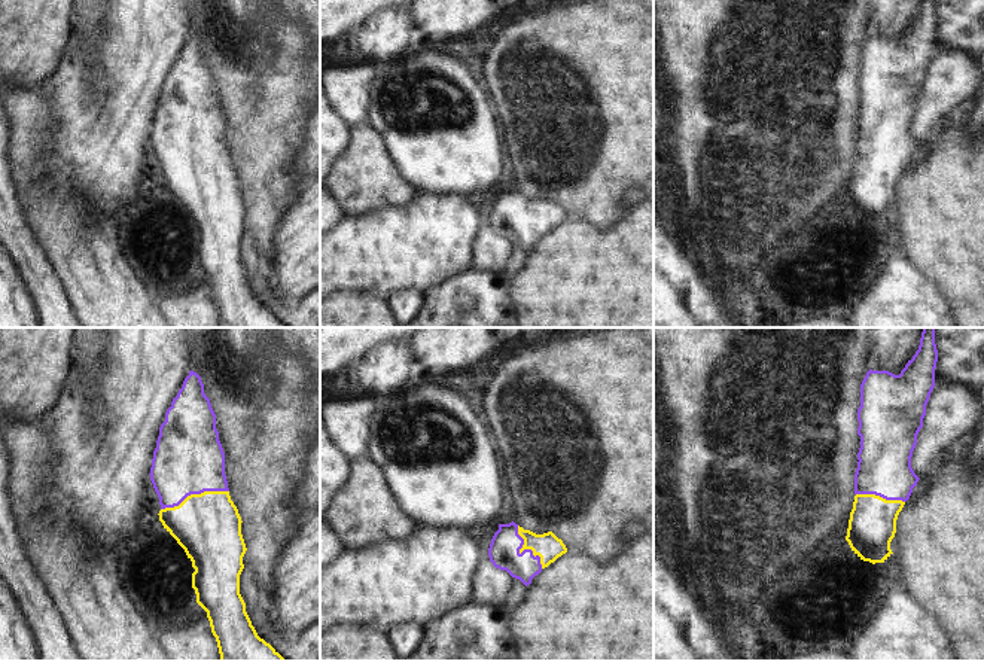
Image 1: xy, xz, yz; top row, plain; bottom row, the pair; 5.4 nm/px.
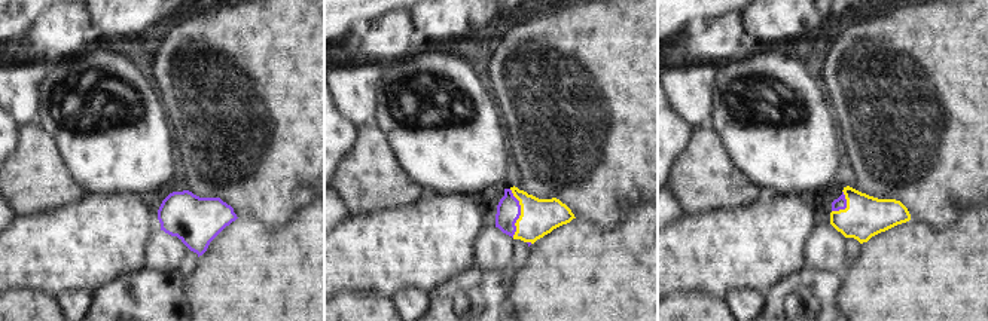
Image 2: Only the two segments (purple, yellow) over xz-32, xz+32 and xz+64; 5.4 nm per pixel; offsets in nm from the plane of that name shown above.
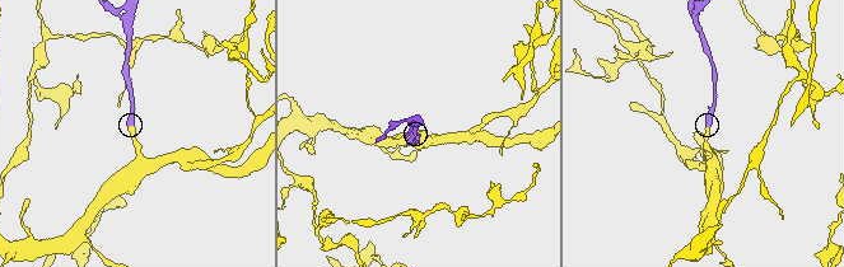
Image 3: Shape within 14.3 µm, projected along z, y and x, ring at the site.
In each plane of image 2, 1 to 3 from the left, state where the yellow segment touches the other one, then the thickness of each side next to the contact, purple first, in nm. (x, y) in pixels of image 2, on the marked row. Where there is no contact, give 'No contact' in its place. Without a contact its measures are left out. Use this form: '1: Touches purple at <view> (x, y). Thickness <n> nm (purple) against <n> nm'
1: No contact
2: Touches purple at xz+32 (520, 213). Thickness 130 nm (purple) against 200 nm
3: Touches purple at xz+64 (845, 205). Thickness 70 nm (purple) against 220 nm

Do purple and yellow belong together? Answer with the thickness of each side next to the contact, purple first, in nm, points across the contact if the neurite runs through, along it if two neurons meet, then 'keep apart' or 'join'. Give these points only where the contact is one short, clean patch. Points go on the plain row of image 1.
calibres 380 and 360 nm; way xy (188, 125), (188, 143), (194, 160), (195, 174), (207, 192); join

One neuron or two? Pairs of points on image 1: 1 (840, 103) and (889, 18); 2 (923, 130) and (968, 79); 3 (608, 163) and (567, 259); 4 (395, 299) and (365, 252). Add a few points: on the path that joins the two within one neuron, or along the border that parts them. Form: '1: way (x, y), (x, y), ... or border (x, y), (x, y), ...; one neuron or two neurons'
1: border (871, 15), (868, 34); two neurons
2: way (928, 116), (954, 90); one neuron
3: border (567, 216), (584, 219), (599, 227), (609, 227); two neurons
4: border (422, 291), (392, 291), (384, 298); two neurons

